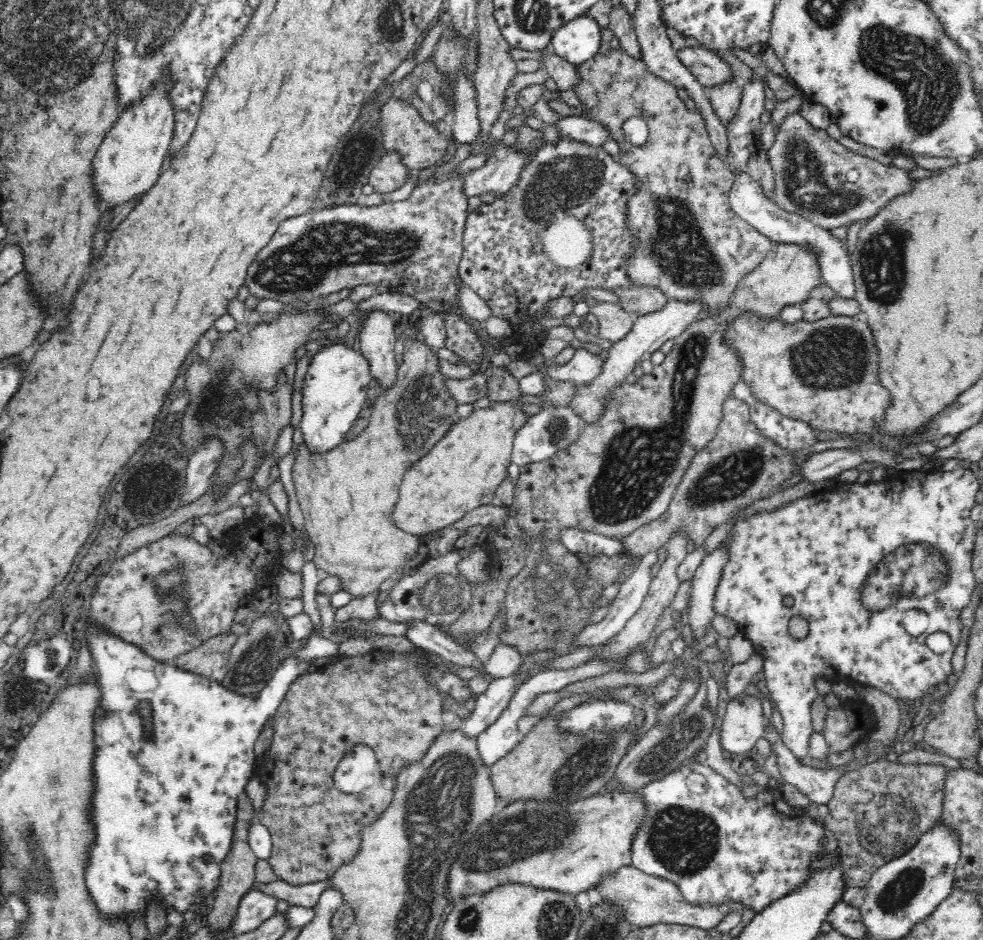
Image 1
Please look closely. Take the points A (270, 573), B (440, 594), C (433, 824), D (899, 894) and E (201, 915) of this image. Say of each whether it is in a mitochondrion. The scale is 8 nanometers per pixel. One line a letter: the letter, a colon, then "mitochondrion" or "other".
A: other
B: mitochondrion
C: mitochondrion
D: mitochondrion
E: other

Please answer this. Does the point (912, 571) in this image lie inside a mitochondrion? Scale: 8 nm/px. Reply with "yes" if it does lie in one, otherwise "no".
yes

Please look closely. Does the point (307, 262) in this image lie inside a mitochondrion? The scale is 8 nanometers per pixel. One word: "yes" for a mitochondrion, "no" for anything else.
yes

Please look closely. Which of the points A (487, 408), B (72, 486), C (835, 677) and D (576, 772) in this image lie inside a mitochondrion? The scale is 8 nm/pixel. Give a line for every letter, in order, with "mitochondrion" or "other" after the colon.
A: other
B: other
C: other
D: mitochondrion

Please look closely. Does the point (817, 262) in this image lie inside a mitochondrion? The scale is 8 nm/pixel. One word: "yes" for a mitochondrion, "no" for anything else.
no

